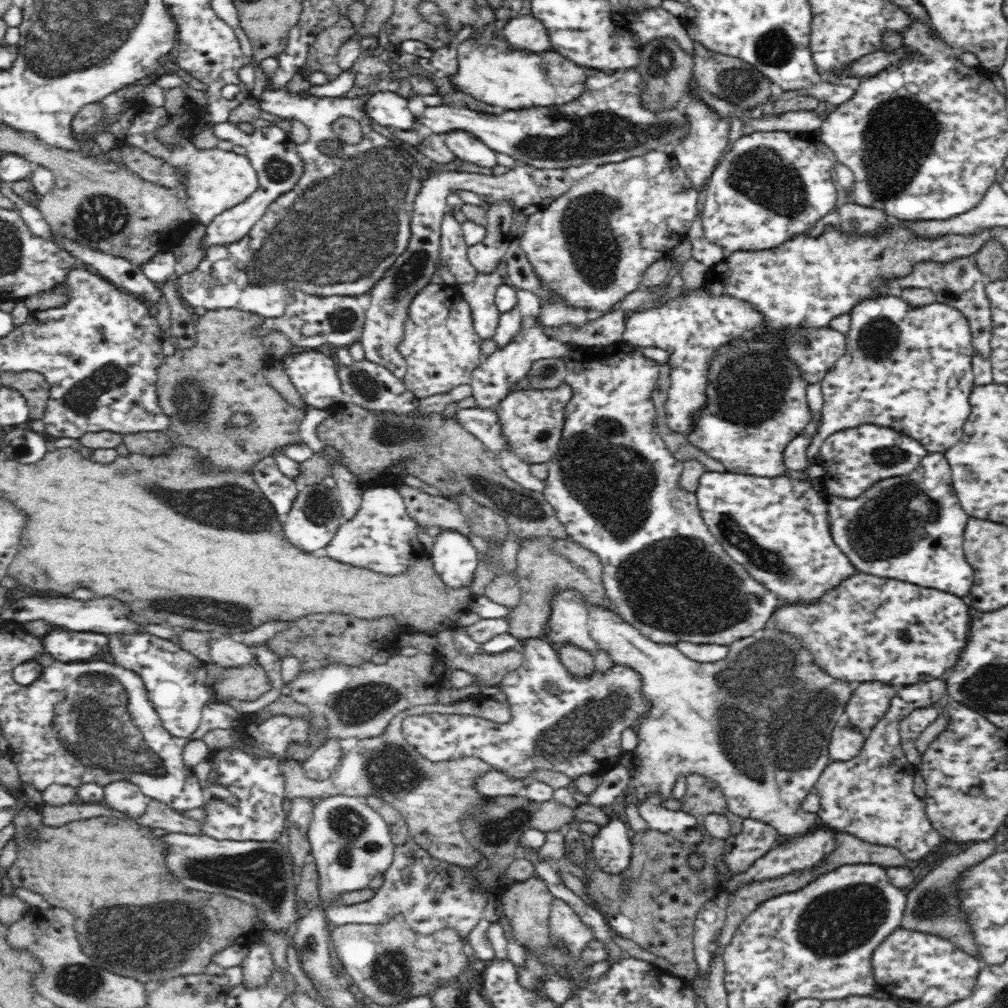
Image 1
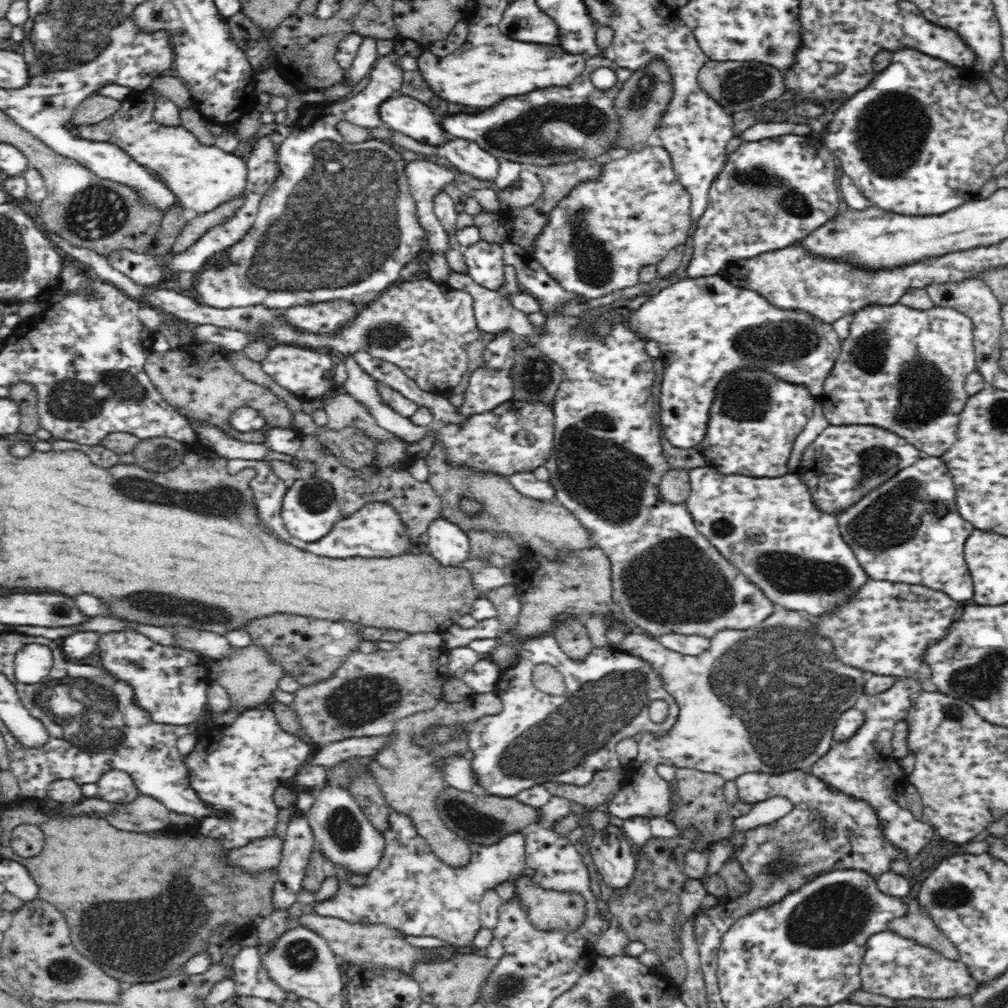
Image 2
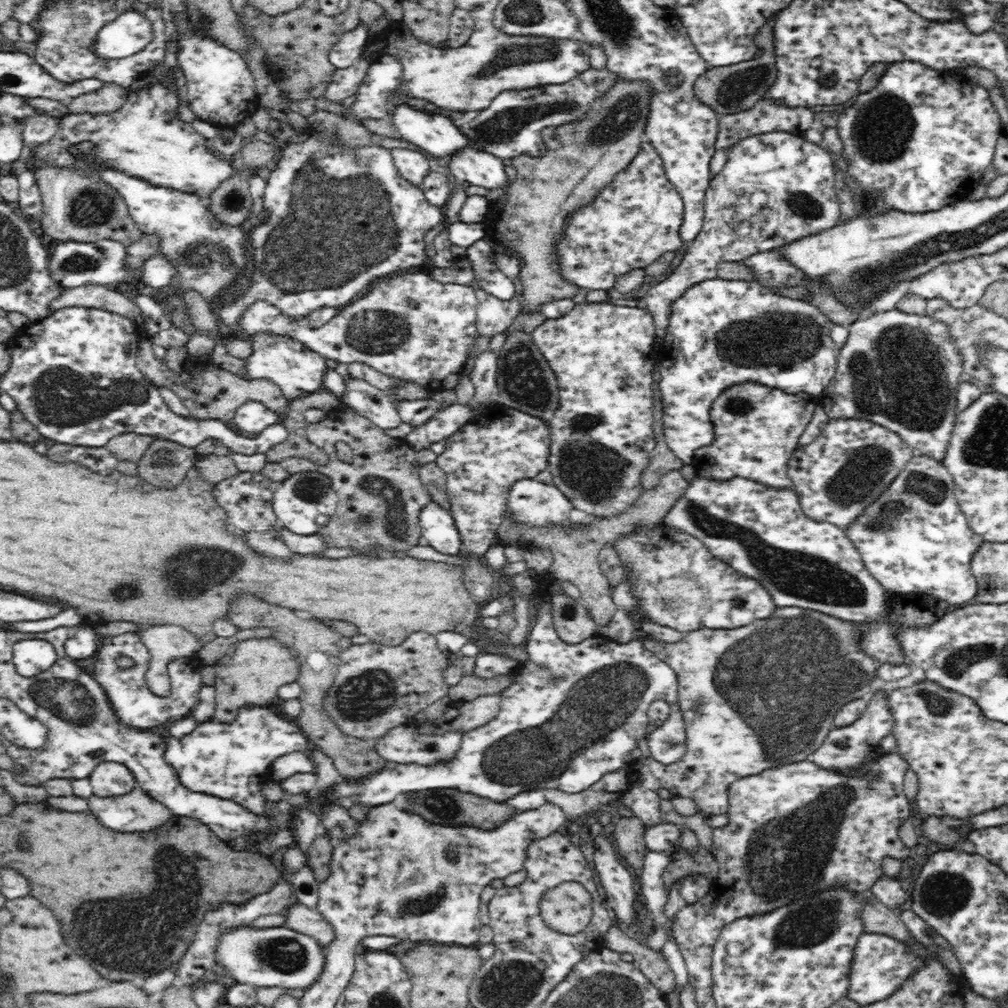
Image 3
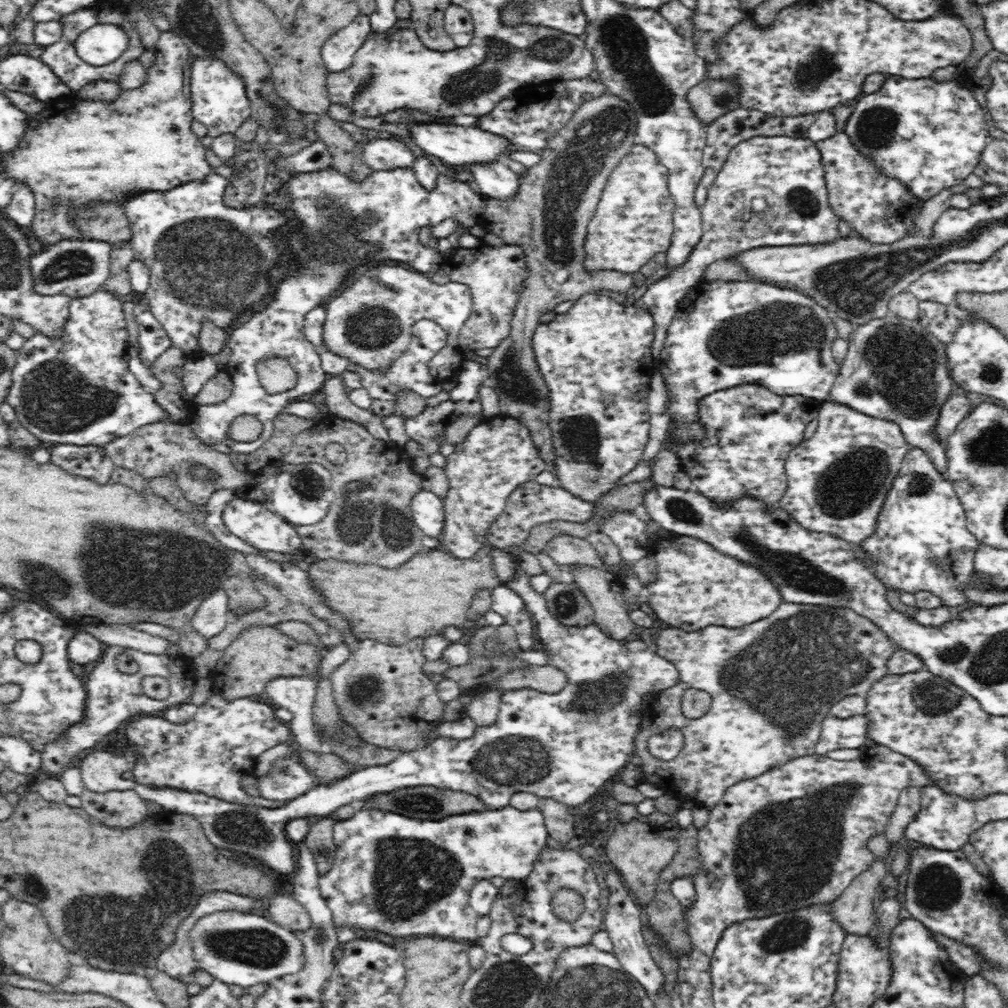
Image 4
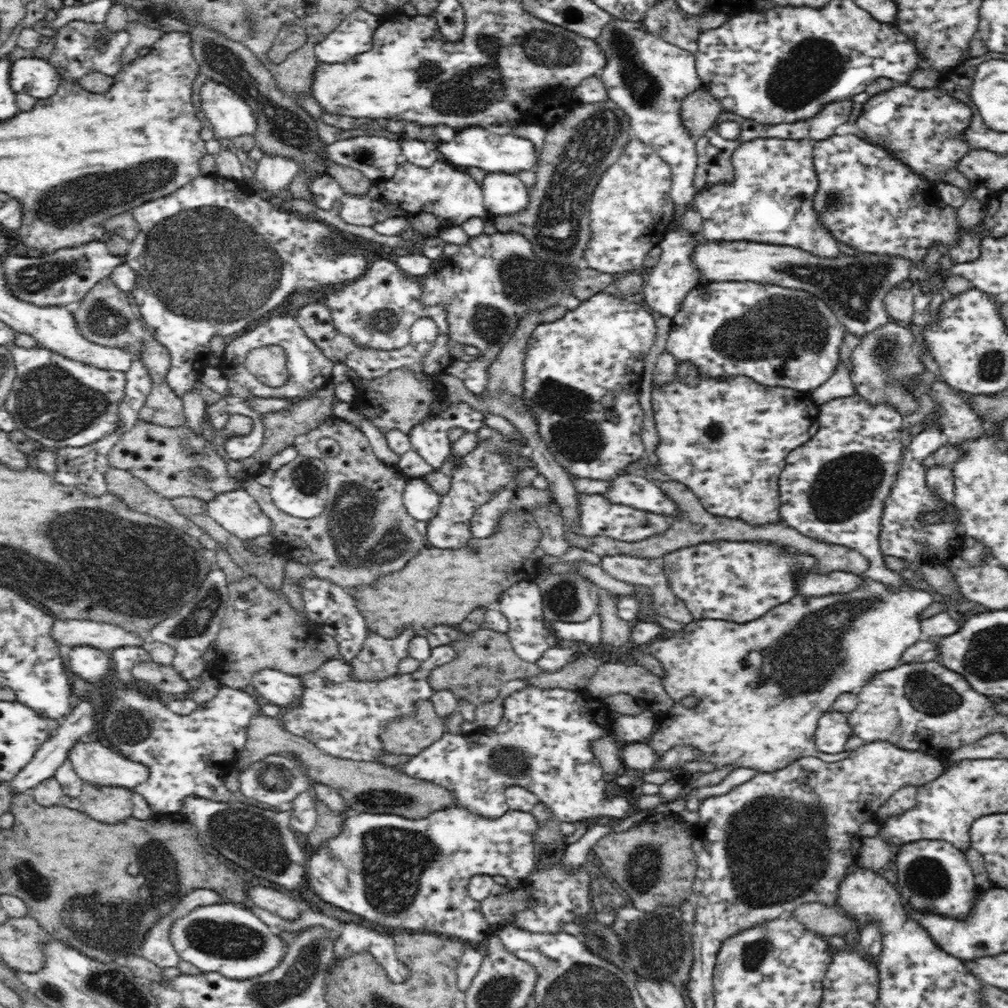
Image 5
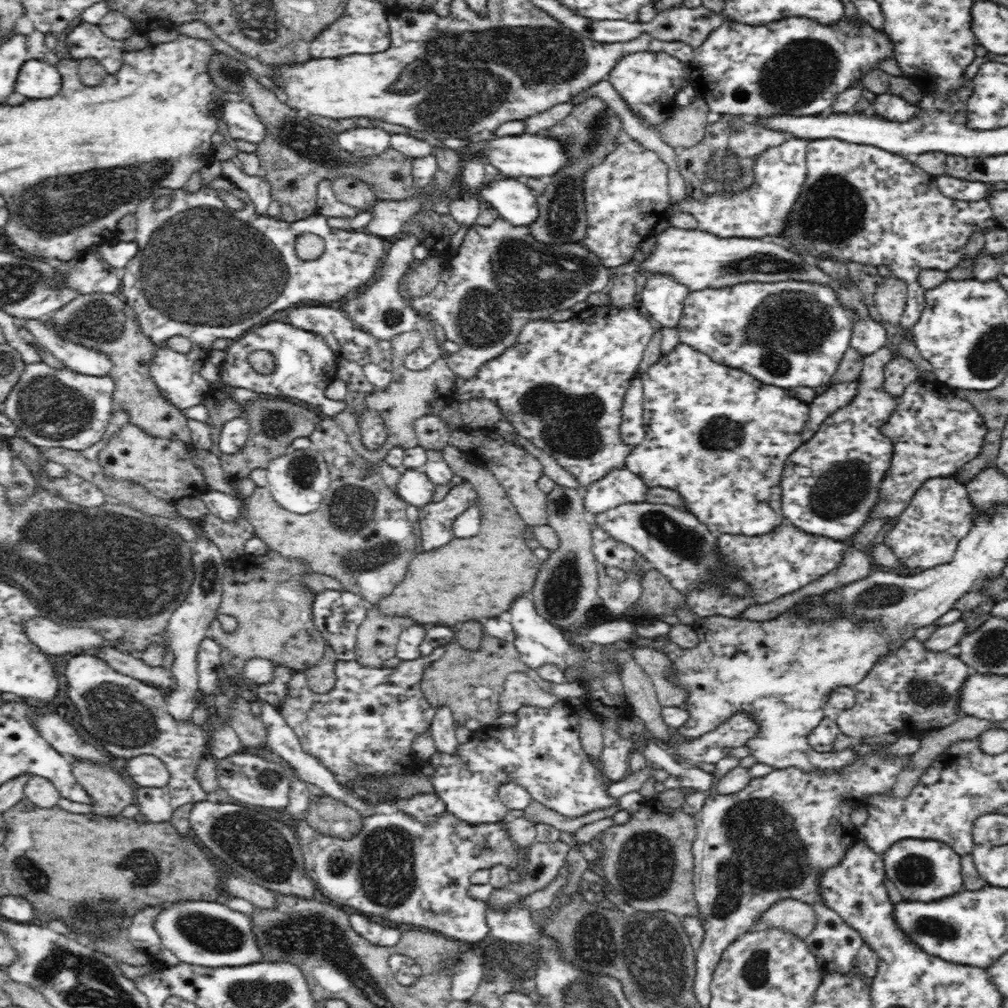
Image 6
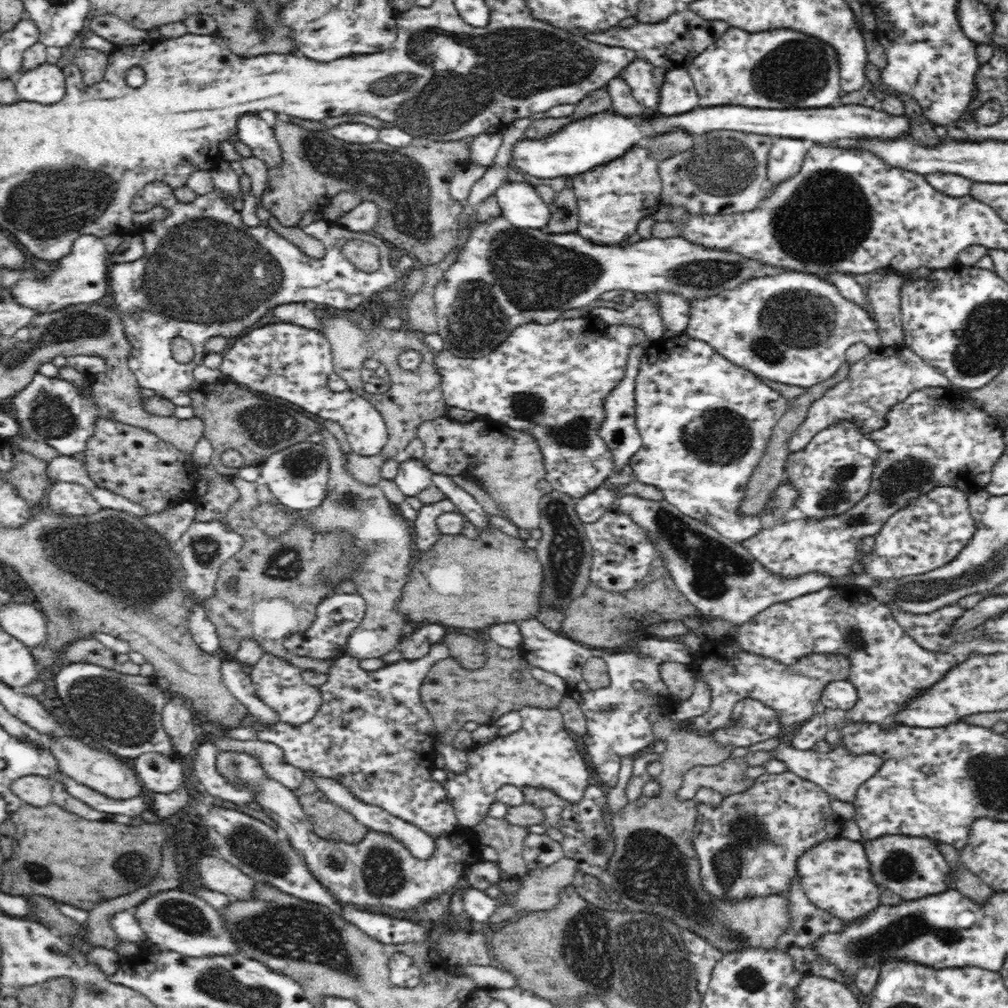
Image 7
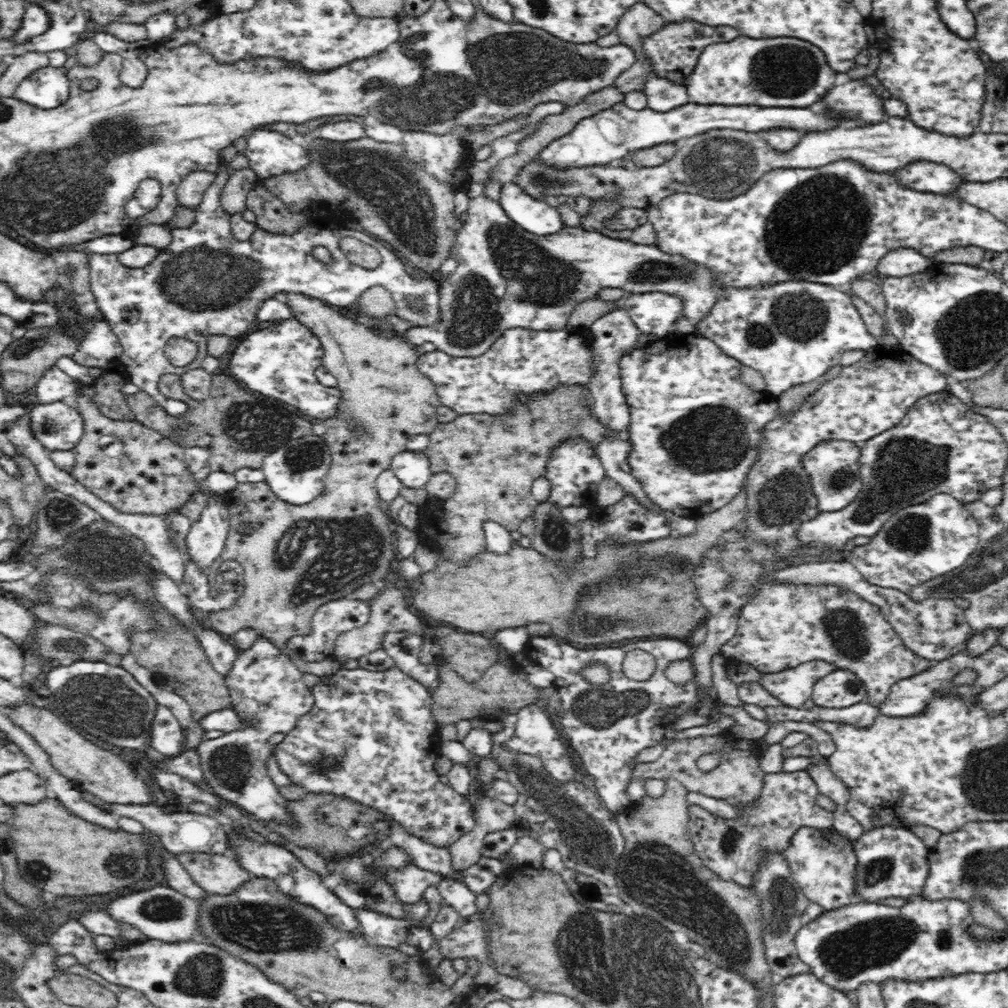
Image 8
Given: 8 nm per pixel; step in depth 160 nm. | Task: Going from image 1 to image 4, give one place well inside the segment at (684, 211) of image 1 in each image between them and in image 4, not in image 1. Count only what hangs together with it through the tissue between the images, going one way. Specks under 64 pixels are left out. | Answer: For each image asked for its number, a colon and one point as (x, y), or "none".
2: (595, 241)
3: (635, 219)
4: (633, 221)

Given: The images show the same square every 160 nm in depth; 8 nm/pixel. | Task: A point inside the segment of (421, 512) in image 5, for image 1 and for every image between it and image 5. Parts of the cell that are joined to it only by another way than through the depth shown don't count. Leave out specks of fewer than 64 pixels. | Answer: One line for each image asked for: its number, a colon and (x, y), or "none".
1: (455, 558)
2: (447, 542)
3: (438, 527)
4: (427, 510)

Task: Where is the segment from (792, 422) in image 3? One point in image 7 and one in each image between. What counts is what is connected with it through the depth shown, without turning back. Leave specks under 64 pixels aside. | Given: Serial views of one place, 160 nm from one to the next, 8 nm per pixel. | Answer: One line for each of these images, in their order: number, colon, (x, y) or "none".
4: (750, 431)
5: (727, 440)
6: (718, 436)
7: (705, 422)

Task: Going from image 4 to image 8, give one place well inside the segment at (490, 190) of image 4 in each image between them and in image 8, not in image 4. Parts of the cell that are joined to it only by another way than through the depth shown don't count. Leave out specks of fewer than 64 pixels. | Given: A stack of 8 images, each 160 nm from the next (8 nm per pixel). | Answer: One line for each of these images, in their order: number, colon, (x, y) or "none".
5: (503, 194)
6: (517, 203)
7: (518, 201)
8: (536, 216)

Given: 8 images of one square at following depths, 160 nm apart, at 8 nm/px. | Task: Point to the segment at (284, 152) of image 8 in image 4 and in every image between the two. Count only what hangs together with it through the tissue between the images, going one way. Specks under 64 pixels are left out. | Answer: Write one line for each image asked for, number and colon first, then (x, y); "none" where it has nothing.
4: (219, 101)
5: (230, 115)
6: (243, 123)
7: (252, 130)

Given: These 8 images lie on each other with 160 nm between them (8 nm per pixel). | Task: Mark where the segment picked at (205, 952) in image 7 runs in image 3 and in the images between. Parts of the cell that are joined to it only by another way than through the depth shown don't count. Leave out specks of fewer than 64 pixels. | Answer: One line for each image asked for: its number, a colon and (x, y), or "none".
3: (261, 957)
4: (245, 949)
5: (226, 938)
6: (205, 933)

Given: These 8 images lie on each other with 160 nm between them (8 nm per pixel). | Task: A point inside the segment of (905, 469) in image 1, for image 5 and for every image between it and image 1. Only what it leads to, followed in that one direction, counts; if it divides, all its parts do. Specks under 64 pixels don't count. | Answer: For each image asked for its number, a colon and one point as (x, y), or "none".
2: (845, 463)
3: (852, 462)
4: (838, 480)
5: (833, 489)

